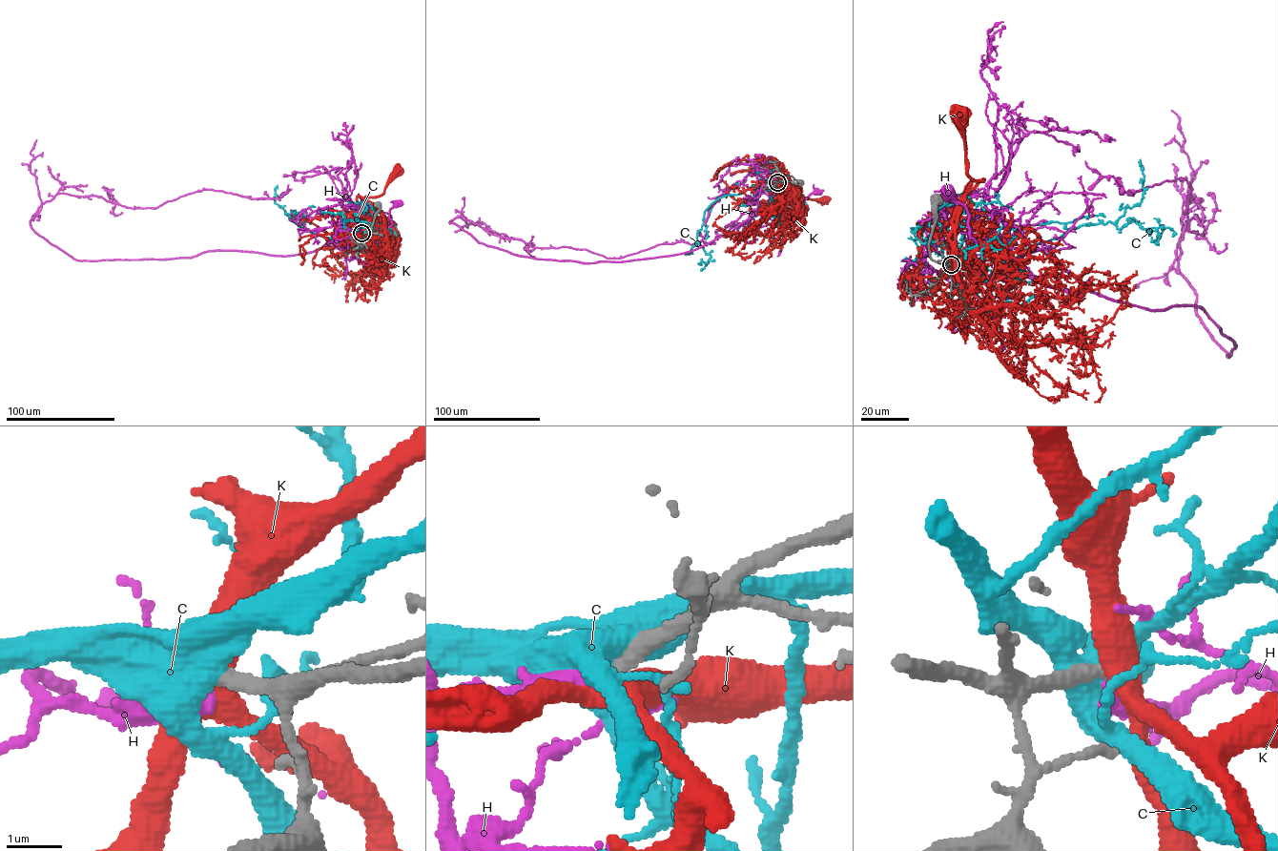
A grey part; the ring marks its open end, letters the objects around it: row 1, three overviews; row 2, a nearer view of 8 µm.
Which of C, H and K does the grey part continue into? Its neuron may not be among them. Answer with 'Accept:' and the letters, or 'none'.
Accept: none

